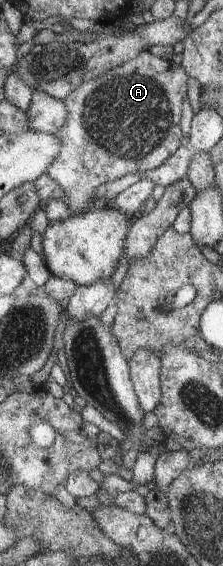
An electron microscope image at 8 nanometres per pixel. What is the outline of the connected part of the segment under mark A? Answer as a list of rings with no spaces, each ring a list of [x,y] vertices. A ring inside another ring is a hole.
[[[143,51],[104,75],[82,82],[65,98],[68,110],[66,123],[55,134],[61,139],[62,149],[46,173],[66,192],[65,202],[73,208],[74,214],[85,212],[88,204],[96,200],[91,195],[99,185],[137,171],[155,170],[182,146],[179,120],[183,100],[187,96],[187,75],[181,65],[171,64],[170,60]]]

